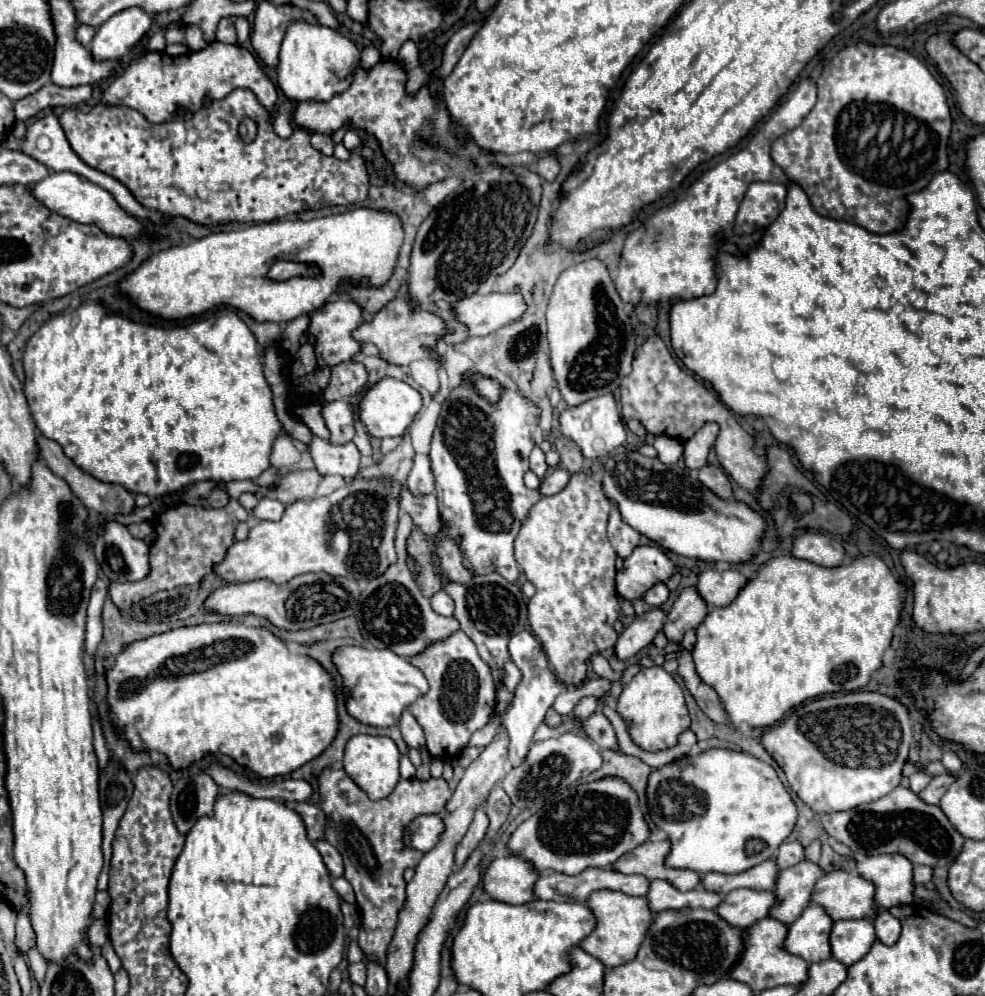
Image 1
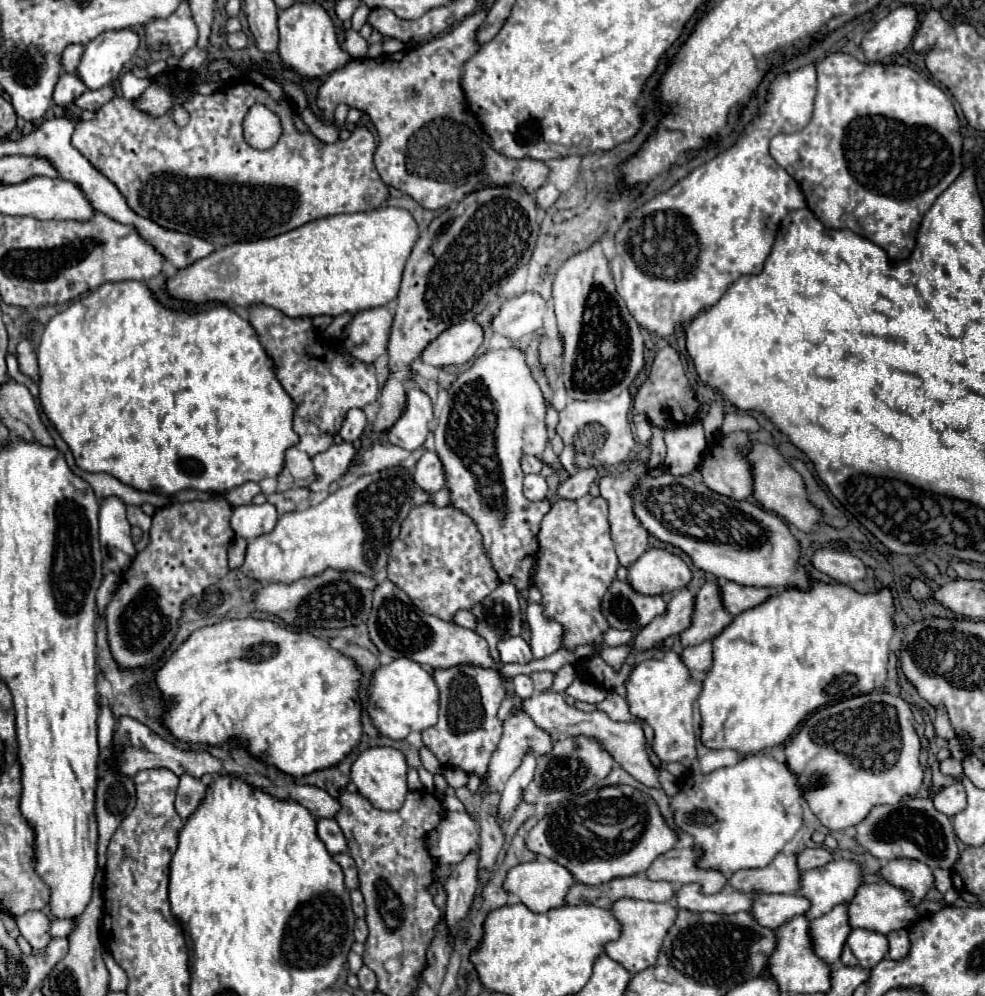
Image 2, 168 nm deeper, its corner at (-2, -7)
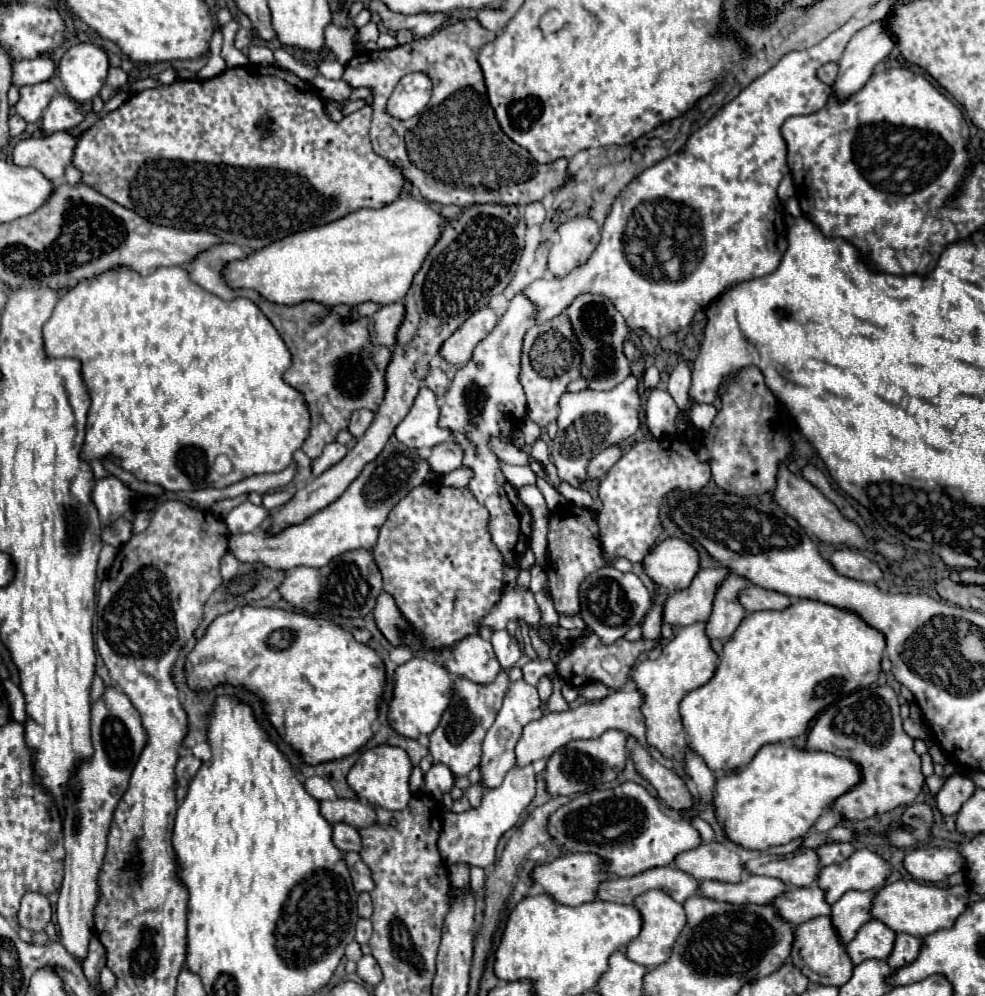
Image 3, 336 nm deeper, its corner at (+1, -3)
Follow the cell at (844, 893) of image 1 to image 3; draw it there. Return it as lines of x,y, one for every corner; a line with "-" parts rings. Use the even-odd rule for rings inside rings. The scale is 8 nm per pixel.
895,881
879,889
871,913
875,919
883,921
887,927
891,927
897,933
909,933
915,937
927,937
929,933
935,933
939,929
949,929
957,921
957,917
967,909
969,903
969,887
959,885
959,887
935,887
935,885
925,885
917,881

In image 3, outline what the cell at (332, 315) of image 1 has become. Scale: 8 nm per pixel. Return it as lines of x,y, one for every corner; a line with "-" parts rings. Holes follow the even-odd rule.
401,301
381,307
375,313
375,343
393,347
397,343
397,329
405,317
405,305

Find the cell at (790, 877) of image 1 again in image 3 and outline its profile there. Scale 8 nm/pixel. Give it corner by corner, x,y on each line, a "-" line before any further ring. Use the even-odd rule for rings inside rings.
869,849
855,851
847,861
823,867
817,883
827,893
831,905
851,889
869,891
883,887
891,875
891,865

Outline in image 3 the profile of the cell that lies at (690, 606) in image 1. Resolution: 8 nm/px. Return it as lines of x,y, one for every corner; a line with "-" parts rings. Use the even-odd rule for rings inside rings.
731,575
723,585
719,585
715,601
713,601
713,613
707,619
707,635
711,639
729,639
739,623
745,619
747,611
739,603
739,593
749,585
745,577

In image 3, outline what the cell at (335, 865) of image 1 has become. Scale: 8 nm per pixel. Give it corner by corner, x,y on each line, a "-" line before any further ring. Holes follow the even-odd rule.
347,853
345,861
347,861
349,873
351,873
355,891
357,891
357,893
371,891
371,889
375,887
375,883
373,883
373,877
371,877
371,869
363,863
361,855
359,855
359,853

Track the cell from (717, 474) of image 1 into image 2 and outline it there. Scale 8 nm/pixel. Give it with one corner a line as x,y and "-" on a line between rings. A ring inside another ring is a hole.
734,431
734,433
718,433
714,441
708,443
704,455
702,455
702,463
700,463
700,473
702,473
702,481
706,483
708,489
726,495
730,499
746,499
748,495
752,495
752,475
750,475
750,463
744,459
744,455
740,453
740,447
748,445
748,437
744,431

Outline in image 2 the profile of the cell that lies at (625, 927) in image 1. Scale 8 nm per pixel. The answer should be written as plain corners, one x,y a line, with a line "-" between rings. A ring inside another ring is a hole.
618,899
612,903
610,913
616,917
616,921
622,927
622,933
616,941
610,941
604,945
604,953
620,963
624,969
628,969
632,975
654,965
658,957
658,949
662,947
662,941
668,933
668,929
674,923
676,909
672,903
652,903
652,901
638,901
638,899

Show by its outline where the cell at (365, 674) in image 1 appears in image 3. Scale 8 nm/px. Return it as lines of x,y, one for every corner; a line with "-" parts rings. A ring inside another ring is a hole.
413,657
395,671
395,695
389,709
391,727
397,733
411,739
417,739
419,735
431,735
439,725
441,715
449,707
451,695
453,695
451,673
435,661
429,661
425,657

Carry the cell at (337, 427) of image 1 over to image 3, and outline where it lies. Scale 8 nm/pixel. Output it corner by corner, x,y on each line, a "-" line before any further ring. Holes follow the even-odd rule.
367,409
355,411
353,417
351,417
351,421
349,421
349,433
355,439
361,439
365,435
365,431
369,429
369,425
373,423
373,417
375,417
373,411
367,411

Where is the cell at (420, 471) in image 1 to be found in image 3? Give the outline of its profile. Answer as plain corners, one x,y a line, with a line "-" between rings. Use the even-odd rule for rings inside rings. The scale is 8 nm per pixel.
447,441
443,445
435,445
431,449
431,455
427,457
427,463
439,475
451,473
463,465
463,449
453,441

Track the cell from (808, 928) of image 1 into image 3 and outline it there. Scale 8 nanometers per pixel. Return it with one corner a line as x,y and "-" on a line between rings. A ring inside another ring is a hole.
847,891
837,903
833,903
831,919
843,943
849,943
857,931
873,919
871,903
877,891

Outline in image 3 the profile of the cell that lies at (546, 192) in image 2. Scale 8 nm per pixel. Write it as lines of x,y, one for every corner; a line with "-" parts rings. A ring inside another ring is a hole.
531,203
531,205
527,205
523,211
525,211
523,217
525,217
527,227
531,227
531,225
541,225
543,219
545,219
545,209
543,209
541,203

